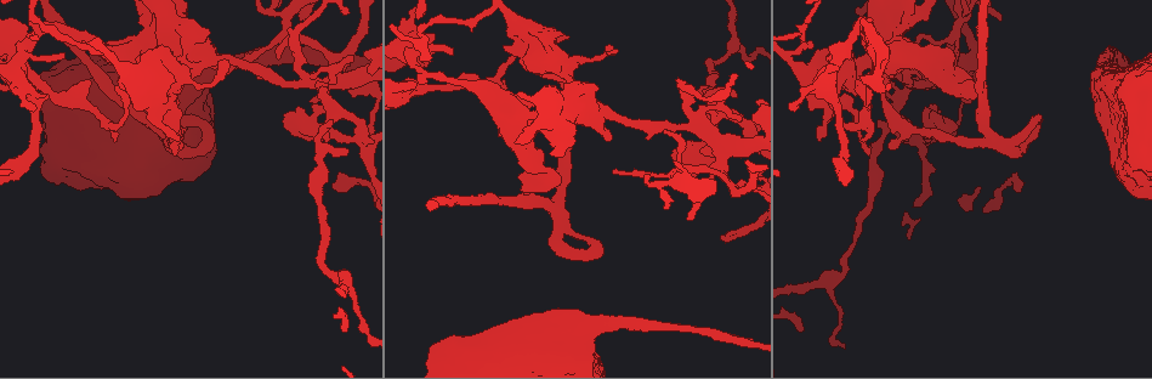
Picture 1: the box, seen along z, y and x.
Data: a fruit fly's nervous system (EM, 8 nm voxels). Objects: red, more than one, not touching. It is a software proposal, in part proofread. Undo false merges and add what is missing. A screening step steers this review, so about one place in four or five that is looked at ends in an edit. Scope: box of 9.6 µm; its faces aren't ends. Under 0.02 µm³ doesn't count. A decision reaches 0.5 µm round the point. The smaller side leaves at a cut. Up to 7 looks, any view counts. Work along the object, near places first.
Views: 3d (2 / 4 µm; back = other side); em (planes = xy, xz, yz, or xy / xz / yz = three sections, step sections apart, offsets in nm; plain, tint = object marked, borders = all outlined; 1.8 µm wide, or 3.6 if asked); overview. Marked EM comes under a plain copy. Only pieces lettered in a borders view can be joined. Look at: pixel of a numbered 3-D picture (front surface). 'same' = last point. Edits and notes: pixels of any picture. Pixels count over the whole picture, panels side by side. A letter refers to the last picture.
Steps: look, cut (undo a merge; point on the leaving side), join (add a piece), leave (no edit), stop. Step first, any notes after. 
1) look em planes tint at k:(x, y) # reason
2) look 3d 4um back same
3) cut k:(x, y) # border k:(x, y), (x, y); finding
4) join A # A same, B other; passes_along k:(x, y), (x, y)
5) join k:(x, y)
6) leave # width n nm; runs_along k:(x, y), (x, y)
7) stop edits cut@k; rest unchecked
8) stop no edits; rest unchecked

look 3d 2um at 1:(355, 92) # branch point

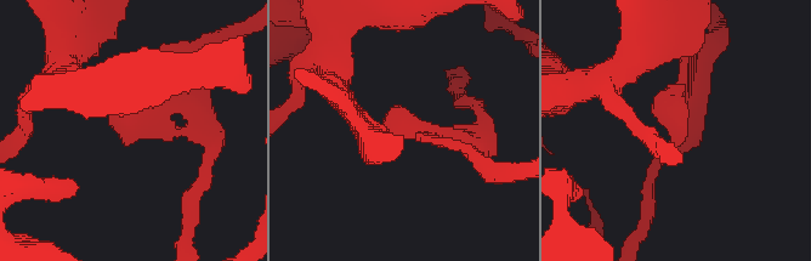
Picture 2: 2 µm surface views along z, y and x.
look em planes tint at 2:(134, 116) # need the tissue

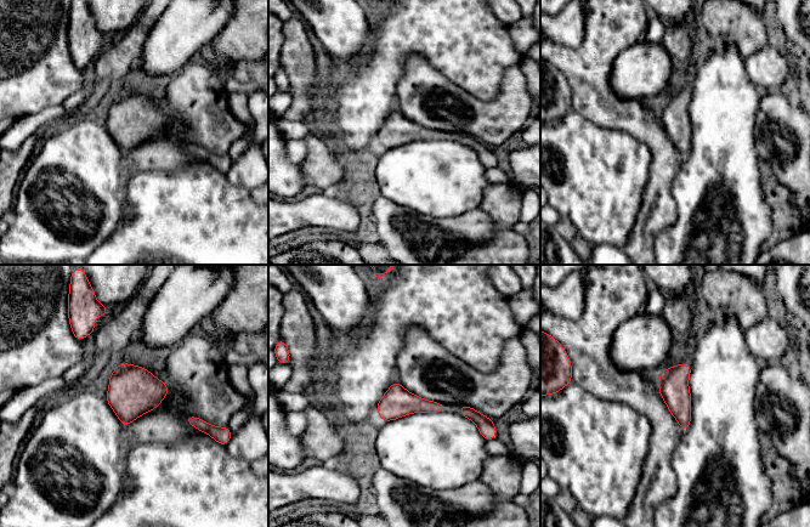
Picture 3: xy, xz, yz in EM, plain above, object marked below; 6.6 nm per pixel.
look em planes borders same

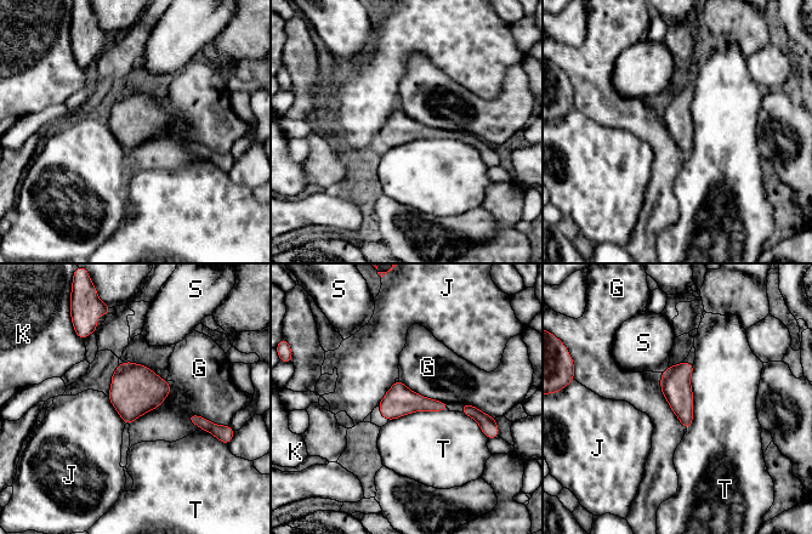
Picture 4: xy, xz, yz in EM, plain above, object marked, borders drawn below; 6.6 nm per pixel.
leave # G other, J other, K other, S other, T other; border 4:(660, 373), (660, 392), (685, 429); continuous, no second neuron

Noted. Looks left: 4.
look 3d 2um at 1:(903, 50) # branch point

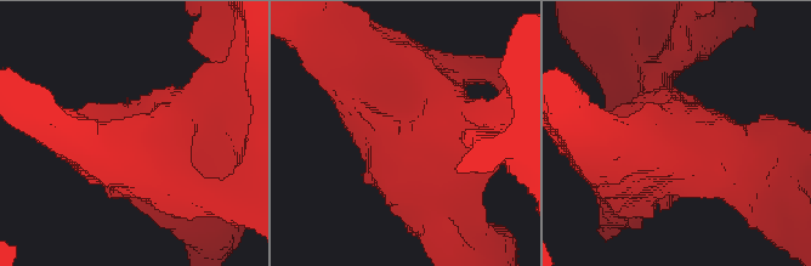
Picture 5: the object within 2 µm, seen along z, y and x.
look em xy step 16 borders at 5:(174, 132) # arms 3; arm_widths 420, 440, 500 nm

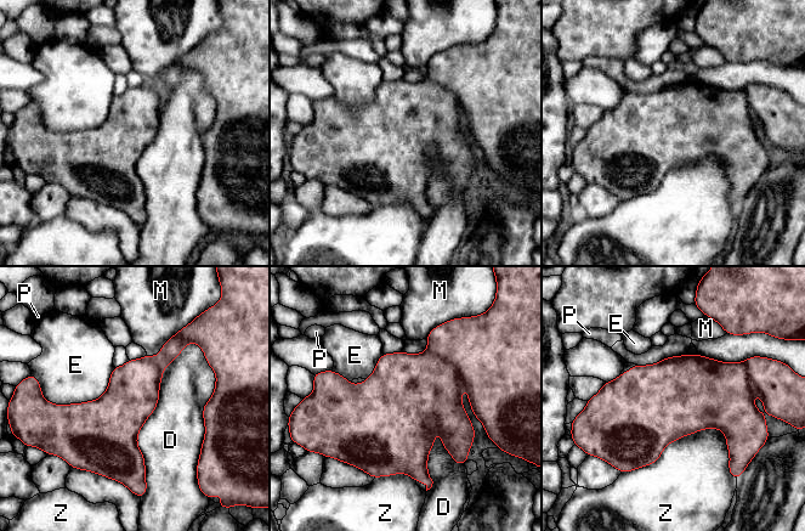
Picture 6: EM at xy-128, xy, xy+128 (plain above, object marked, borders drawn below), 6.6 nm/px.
leave # longest_contact D 1000 nm; D other, E other, M other, P other, Z other; one neuron here

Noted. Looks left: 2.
look em yz step 16 borders at 1:(115, 140) # tapers out

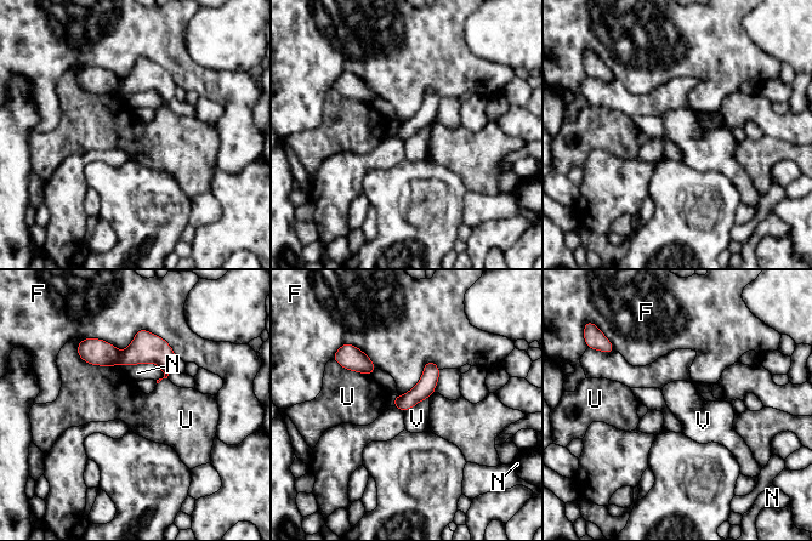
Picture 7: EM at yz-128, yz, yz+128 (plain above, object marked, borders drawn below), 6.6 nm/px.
cut 7:(146, 347) # F other, N other, U other, V other; border 7:(118, 352), (119, 363); two neurons meet here

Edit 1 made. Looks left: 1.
stop edits cut@7; rest unchecked

